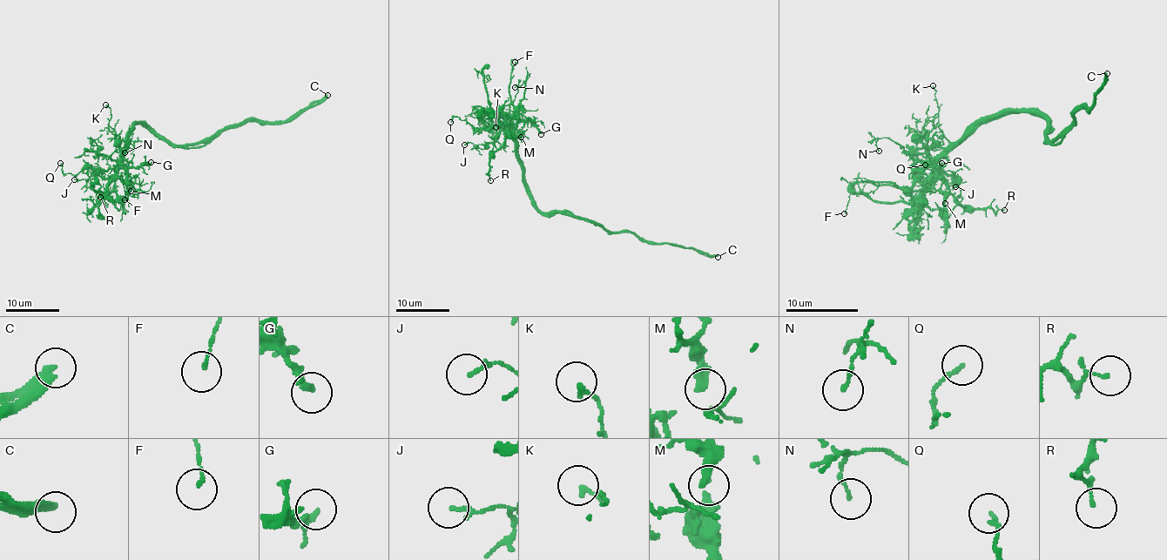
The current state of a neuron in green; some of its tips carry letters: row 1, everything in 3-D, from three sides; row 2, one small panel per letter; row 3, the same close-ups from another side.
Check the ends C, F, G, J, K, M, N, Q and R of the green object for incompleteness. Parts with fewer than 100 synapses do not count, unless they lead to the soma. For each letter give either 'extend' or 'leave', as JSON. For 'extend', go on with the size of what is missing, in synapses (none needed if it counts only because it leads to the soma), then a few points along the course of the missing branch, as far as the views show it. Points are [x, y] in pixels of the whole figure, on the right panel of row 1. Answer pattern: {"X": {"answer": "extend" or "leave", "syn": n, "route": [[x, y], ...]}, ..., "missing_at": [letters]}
{"C": {"answer": "extend", "syn": 190}, "F": {"answer": "leave"}, "G": {"answer": "leave"}, "J": {"answer": "leave"}, "K": {"answer": "leave"}, "M": {"answer": "leave"}, "N": {"answer": "leave"}, "Q": {"answer": "leave"}, "R": {"answer": "leave"}, "missing_at": ["C"]}

